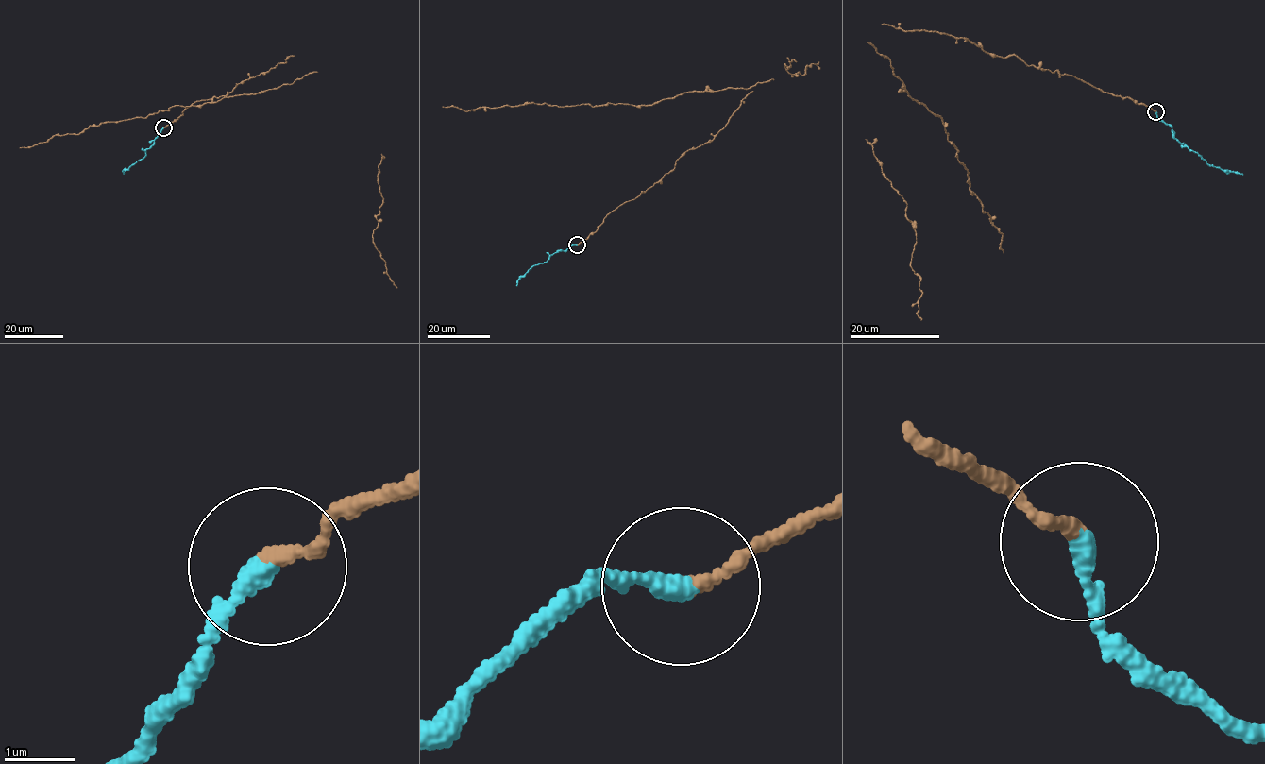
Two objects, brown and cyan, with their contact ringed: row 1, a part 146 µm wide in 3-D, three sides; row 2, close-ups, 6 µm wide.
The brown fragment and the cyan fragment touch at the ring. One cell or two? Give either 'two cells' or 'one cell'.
one cell

